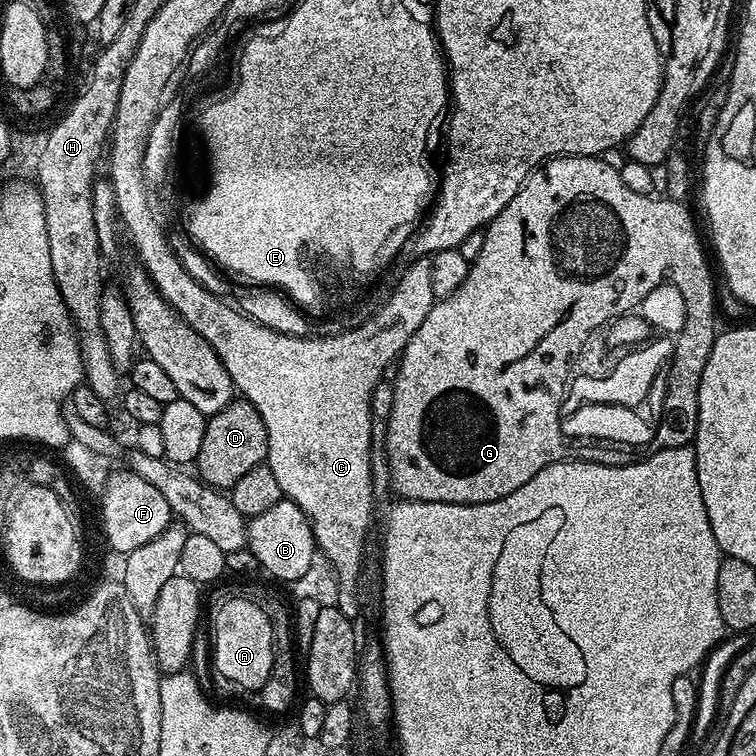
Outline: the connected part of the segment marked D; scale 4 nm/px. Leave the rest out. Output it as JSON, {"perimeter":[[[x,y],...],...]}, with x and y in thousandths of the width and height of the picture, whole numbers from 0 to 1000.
{"perimeter":[[[308,526],[288,548],[274,552],[272,575],[267,578],[267,595],[257,615],[263,634],[276,644],[304,648],[310,638],[325,622],[336,622],[354,606],[354,575],[347,548],[331,530]]]}

